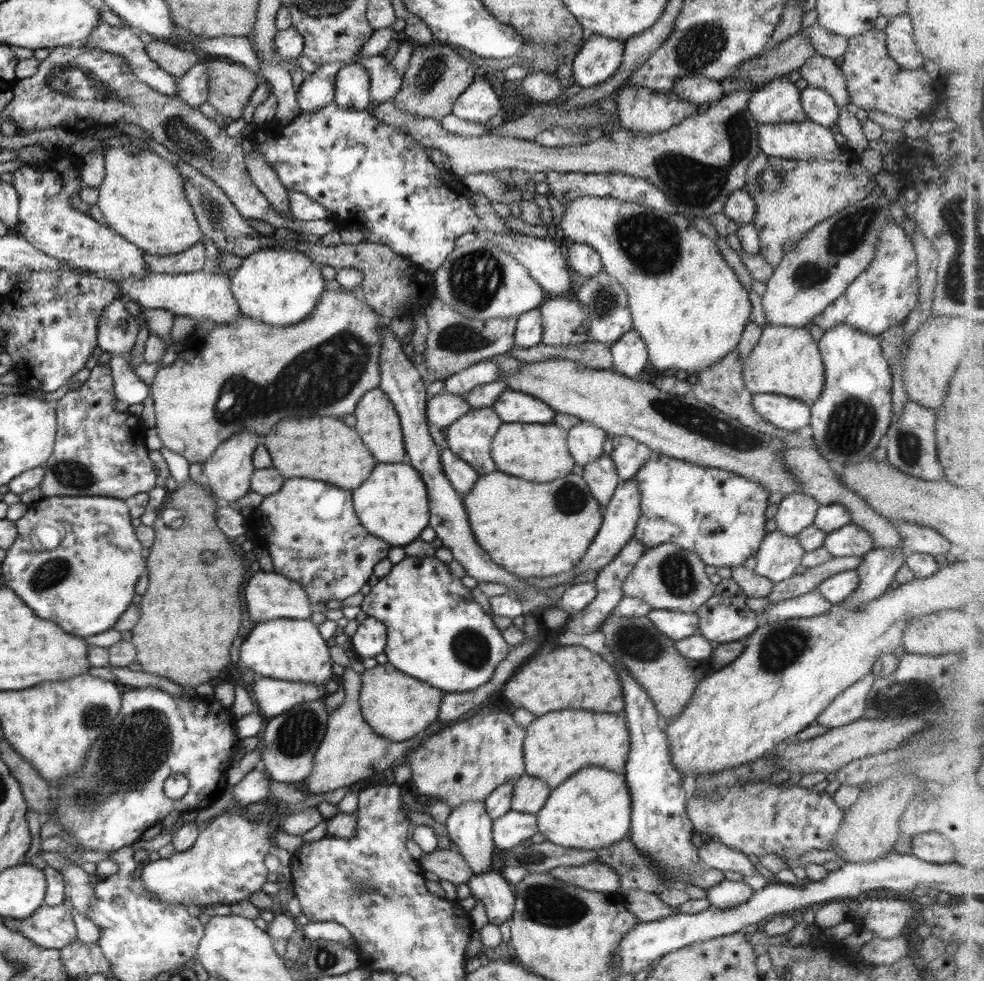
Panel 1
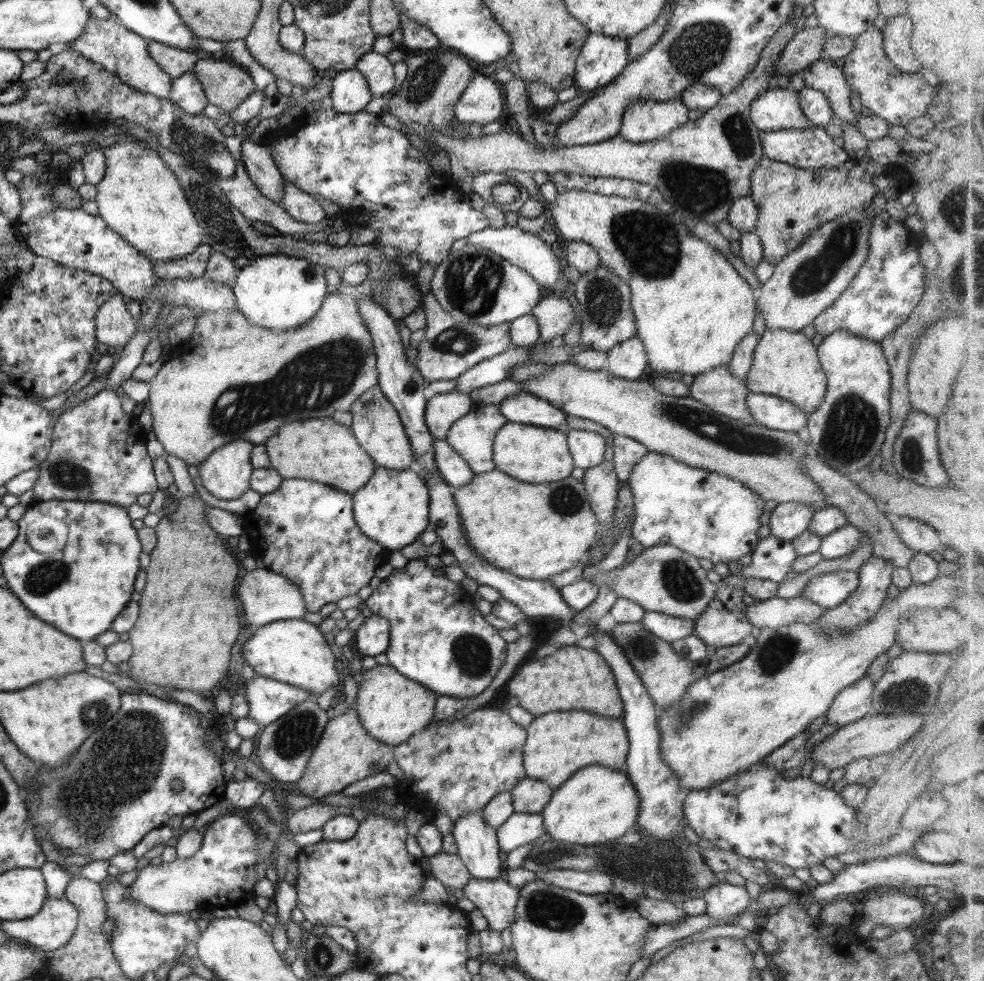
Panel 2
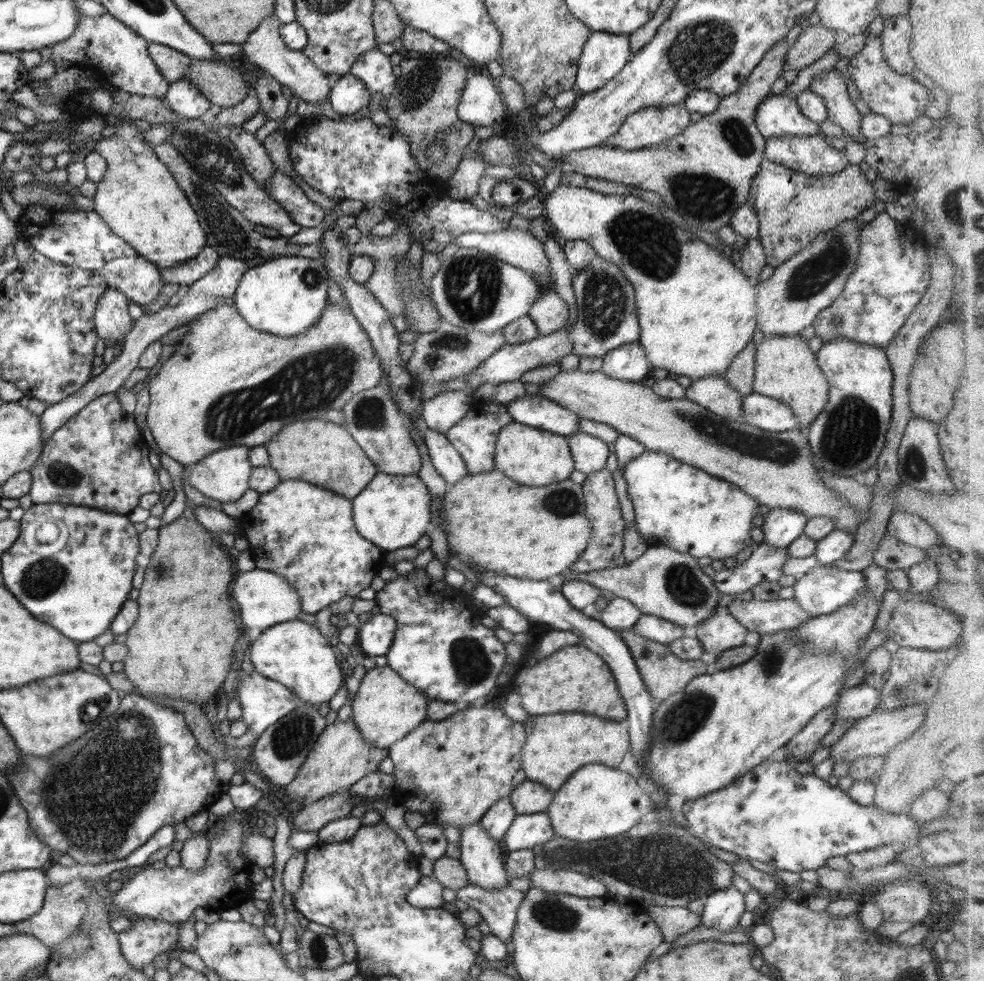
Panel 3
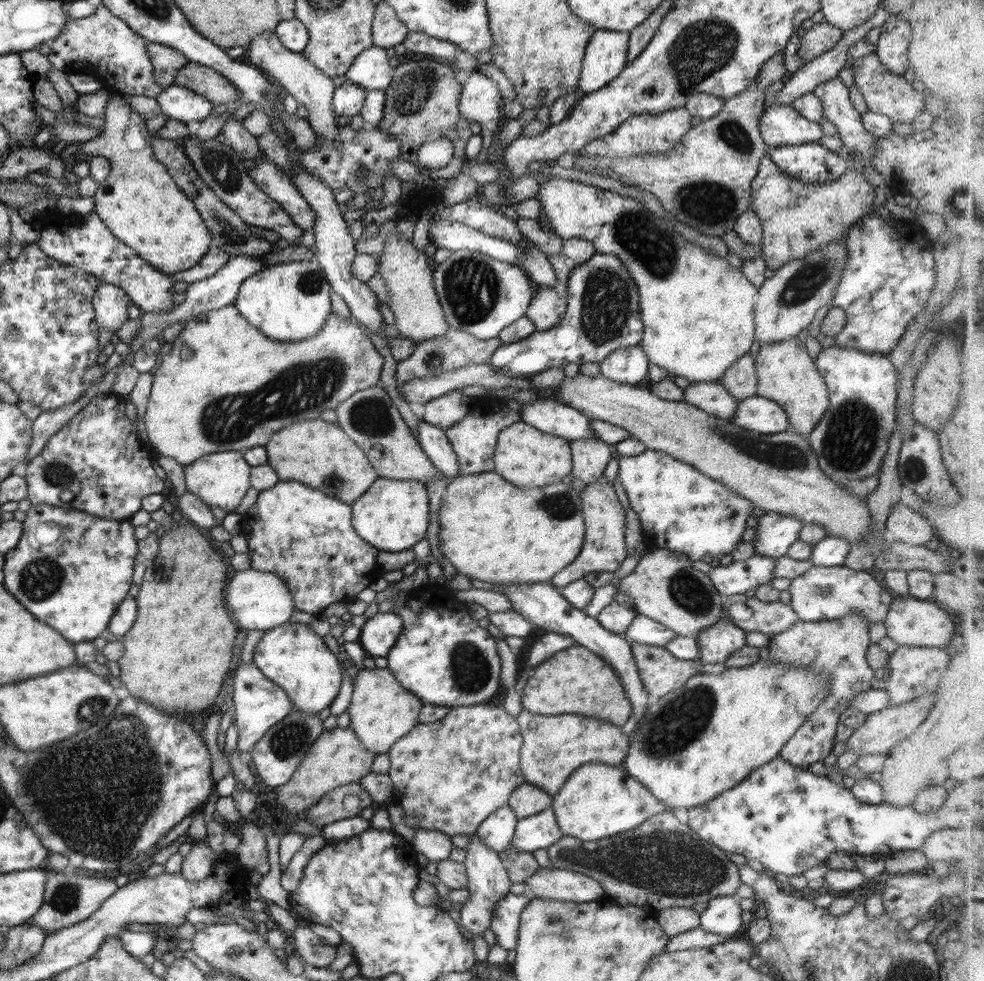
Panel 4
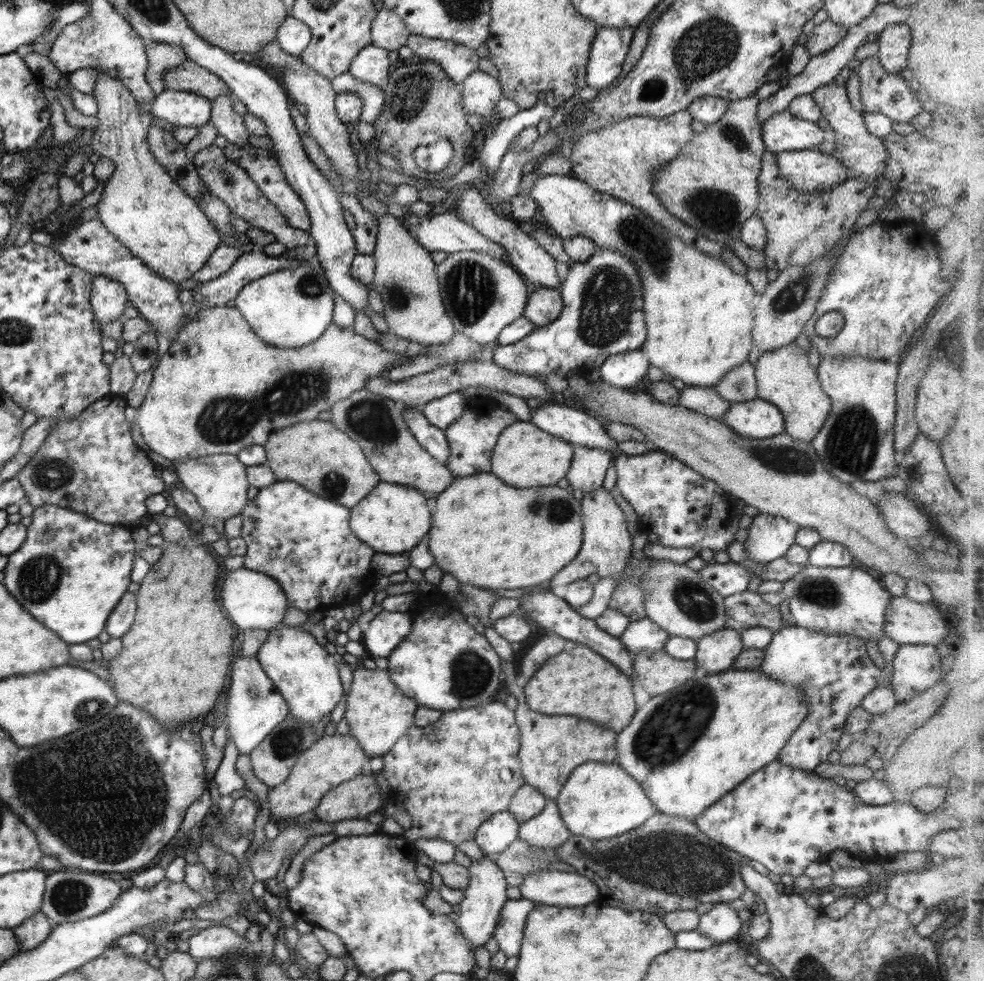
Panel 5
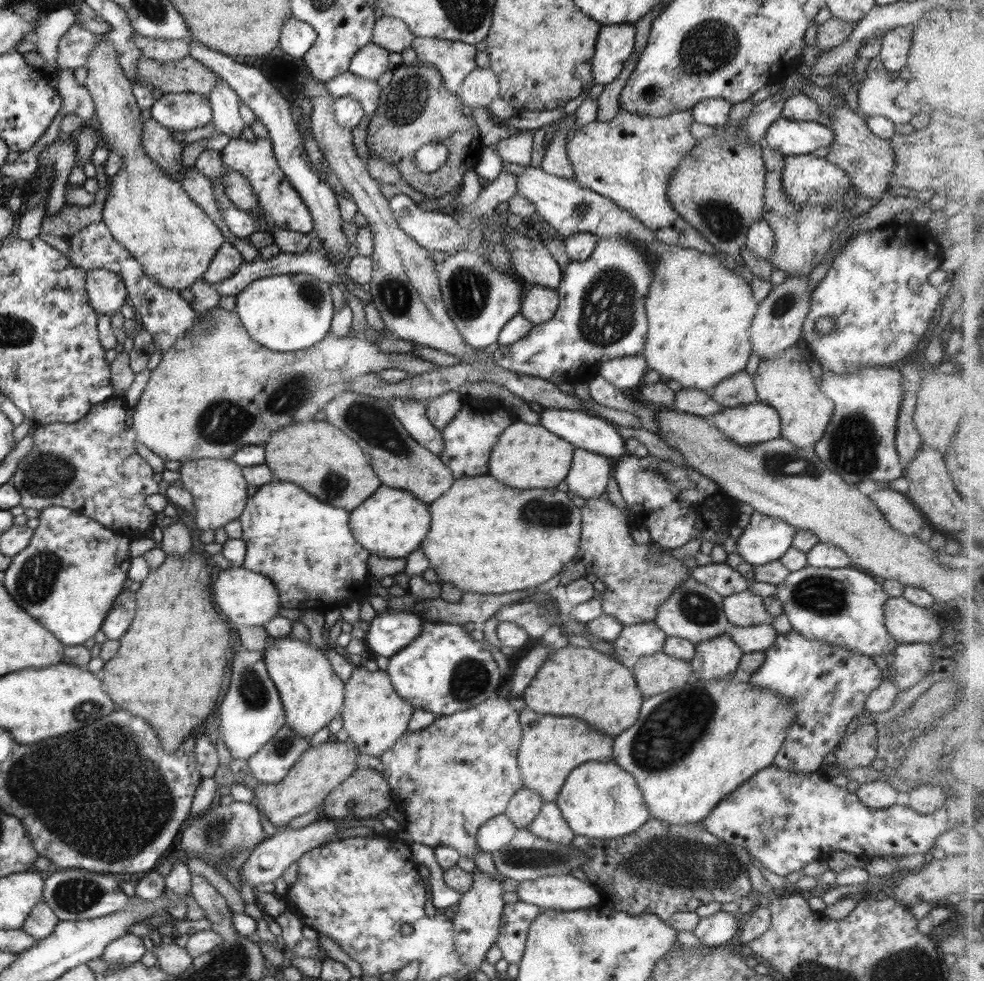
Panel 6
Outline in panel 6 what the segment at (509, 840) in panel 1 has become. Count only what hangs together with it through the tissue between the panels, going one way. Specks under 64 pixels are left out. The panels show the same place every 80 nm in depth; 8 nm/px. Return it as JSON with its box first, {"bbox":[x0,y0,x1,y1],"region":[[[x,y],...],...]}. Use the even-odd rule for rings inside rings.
{"bbox":[525,801,575,844],"region":[[[545,801],[532,823],[525,826],[534,836],[556,844],[571,844],[575,837],[555,801]]]}

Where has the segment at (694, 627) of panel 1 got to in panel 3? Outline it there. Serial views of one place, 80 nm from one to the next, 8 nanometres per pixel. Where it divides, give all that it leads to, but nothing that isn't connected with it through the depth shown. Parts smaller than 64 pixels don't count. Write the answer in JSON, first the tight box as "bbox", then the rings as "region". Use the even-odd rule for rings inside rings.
{"bbox":[633,613,688,645],"region":[[[641,613],[641,617],[633,627],[642,636],[665,645],[669,645],[674,640],[688,634],[684,627],[671,623],[669,620],[664,620],[659,616],[644,613]]]}

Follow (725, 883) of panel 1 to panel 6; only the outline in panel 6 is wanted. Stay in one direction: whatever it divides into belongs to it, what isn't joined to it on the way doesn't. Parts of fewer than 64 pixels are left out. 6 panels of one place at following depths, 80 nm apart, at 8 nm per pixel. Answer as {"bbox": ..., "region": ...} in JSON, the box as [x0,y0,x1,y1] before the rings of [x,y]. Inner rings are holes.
{"bbox":[693,909,738,947],"region":[[[723,909],[699,919],[693,934],[706,947],[726,946],[738,934],[738,919]]]}

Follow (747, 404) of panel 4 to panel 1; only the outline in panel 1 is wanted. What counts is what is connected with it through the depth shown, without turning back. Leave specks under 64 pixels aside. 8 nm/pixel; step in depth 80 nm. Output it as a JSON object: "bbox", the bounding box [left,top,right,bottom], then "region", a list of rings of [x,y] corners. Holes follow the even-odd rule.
{"bbox":[754,394,811,431],"region":[[[754,394],[755,411],[768,423],[787,431],[799,431],[811,421],[811,406],[792,397],[777,394]]]}

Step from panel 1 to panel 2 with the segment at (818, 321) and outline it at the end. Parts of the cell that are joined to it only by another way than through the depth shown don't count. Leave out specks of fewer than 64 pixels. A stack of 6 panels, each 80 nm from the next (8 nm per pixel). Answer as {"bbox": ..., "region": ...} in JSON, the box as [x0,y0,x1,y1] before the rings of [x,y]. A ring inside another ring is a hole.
{"bbox":[812,210,926,343],"region":[[[886,210],[875,215],[869,232],[868,259],[834,304],[812,321],[815,332],[827,337],[833,332],[848,331],[880,343],[902,323],[909,322],[926,289],[918,253],[920,239],[920,235],[912,233],[904,222],[894,219]]]}

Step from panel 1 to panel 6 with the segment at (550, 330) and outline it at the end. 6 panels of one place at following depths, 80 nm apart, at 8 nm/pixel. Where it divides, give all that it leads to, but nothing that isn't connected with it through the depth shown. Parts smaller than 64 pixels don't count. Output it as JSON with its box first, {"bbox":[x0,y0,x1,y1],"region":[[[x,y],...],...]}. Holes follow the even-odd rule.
{"bbox":[520,285,559,325],"region":[[[540,285],[532,286],[524,294],[521,302],[520,314],[534,325],[550,320],[558,310],[559,296],[557,290]]]}

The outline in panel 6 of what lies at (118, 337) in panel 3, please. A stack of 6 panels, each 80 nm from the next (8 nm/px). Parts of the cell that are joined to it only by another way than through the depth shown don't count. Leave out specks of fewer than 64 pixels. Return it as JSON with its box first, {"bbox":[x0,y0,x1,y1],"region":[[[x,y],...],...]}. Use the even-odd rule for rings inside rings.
{"bbox":[86,268,126,314],"region":[[[107,268],[86,270],[89,303],[99,314],[114,314],[126,300],[126,288],[119,274]]]}

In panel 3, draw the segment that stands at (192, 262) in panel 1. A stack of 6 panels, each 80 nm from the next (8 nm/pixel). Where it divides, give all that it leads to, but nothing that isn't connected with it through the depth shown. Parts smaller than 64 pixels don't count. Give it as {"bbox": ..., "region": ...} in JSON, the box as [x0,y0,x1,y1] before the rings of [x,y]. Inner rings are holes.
{"bbox":[159,245,220,285],"region":[[[206,245],[194,260],[188,260],[182,266],[159,268],[160,276],[168,284],[190,285],[210,272],[216,266],[220,254]]]}

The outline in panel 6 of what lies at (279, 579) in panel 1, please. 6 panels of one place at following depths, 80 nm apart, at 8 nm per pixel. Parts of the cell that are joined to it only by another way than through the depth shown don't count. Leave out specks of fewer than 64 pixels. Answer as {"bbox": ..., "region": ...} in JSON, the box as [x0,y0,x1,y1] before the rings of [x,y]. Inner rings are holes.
{"bbox":[211,566,282,627],"region":[[[243,566],[217,569],[211,589],[214,590],[212,598],[216,606],[238,626],[264,627],[269,620],[278,616],[278,609],[282,605],[273,582],[267,576]]]}

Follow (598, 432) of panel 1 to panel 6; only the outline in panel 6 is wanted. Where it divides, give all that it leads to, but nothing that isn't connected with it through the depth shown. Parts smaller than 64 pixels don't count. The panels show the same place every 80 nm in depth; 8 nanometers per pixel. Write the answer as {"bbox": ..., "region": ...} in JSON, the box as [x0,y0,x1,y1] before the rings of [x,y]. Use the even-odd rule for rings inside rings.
{"bbox":[564,447,614,501],"region":[[[574,447],[571,468],[564,480],[567,492],[586,501],[602,497],[613,468],[614,462],[608,457]]]}

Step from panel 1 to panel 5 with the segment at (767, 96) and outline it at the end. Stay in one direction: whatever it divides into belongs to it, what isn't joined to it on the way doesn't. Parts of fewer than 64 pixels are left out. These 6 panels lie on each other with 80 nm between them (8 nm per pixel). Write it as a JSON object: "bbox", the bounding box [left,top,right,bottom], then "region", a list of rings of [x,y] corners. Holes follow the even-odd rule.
{"bbox":[761,112,824,152],"region":[[[790,112],[772,114],[761,125],[765,147],[772,152],[814,149],[824,142],[824,130],[814,122],[792,116]]]}

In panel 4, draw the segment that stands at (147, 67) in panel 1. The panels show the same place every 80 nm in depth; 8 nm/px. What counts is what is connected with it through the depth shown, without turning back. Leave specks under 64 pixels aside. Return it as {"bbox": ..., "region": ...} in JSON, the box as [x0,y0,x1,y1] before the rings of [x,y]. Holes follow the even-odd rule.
{"bbox":[47,3,163,99],"region":[[[101,3],[97,6],[94,15],[76,20],[71,19],[66,23],[64,32],[60,34],[58,39],[50,42],[52,51],[47,58],[50,64],[67,74],[72,71],[91,70],[103,82],[104,87],[115,88],[126,95],[147,96],[155,99],[163,91],[163,88],[156,82],[154,67],[147,54],[147,45],[148,41],[136,34],[120,18],[112,15],[108,8]]]}

